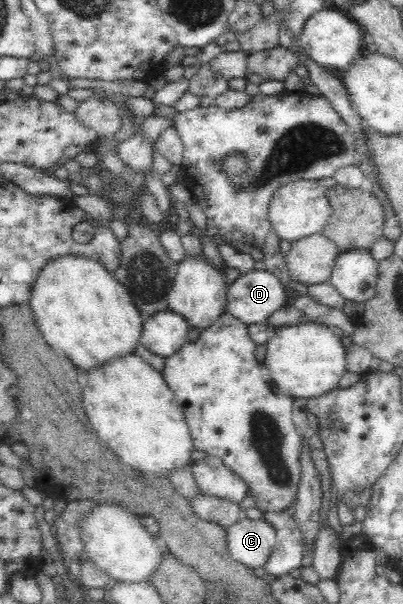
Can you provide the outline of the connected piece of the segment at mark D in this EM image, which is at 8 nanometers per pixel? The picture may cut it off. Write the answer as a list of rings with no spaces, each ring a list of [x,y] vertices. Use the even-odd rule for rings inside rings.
[[[265,270],[241,273],[241,276],[230,282],[228,286],[225,312],[247,325],[267,323],[268,318],[286,304],[282,285],[276,276]]]

